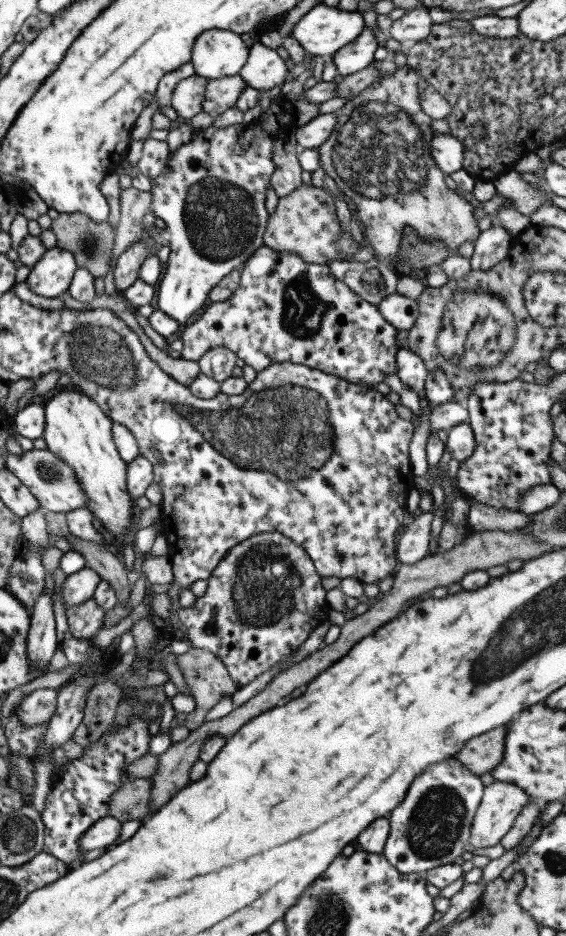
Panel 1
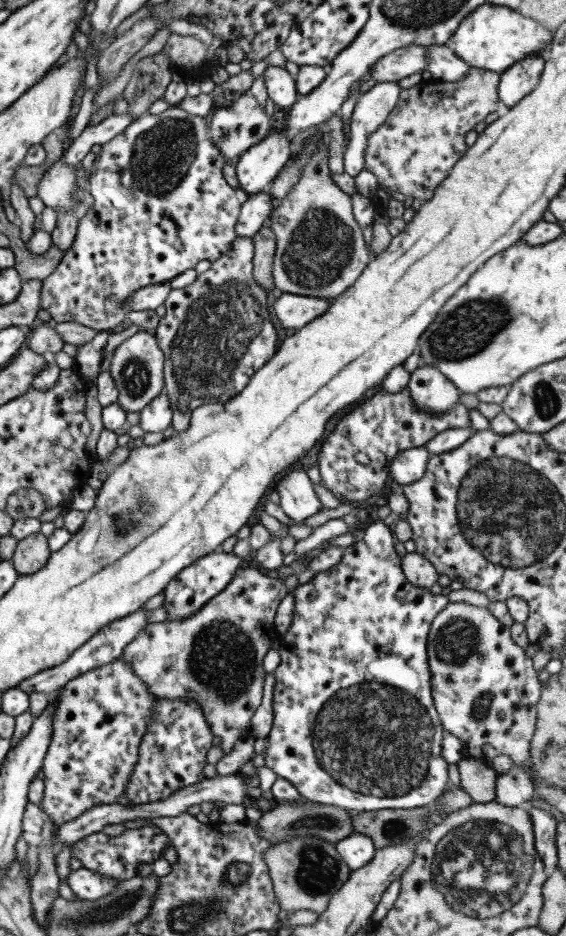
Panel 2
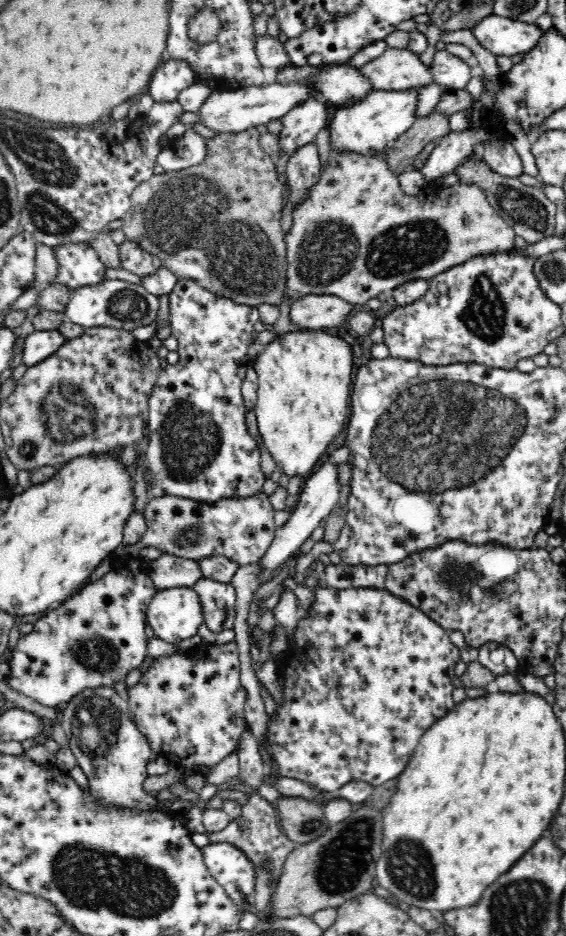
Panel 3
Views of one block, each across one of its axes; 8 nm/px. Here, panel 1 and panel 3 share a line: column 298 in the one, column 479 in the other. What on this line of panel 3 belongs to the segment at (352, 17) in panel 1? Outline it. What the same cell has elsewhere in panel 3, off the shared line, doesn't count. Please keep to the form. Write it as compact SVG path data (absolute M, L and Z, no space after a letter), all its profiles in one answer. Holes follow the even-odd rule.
M490 13L471 28L480 45L496 56L528 53L545 32L528 24Z

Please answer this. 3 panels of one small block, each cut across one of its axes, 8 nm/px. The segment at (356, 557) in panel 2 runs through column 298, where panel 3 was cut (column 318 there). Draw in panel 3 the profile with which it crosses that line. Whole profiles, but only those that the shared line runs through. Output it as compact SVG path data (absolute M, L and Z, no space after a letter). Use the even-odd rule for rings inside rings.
M317 585L310 588L310 591L312 593L311 603L304 616L298 620L294 632L288 636L288 644L285 651L282 652L280 660L281 668L275 668L282 695L281 701L276 701L275 714L269 715L266 713L268 728L262 736L262 740L258 740L258 753L262 757L262 765L269 772L276 769L280 777L300 780L310 785L310 789L314 789L318 793L334 794L342 786L358 781L367 782L374 787L380 786L387 780L392 780L402 774L424 732L438 718L448 714L448 710L452 710L452 706L455 704L452 699L452 692L454 692L452 680L455 676L454 667L461 660L460 649L449 640L447 630L434 622L427 614L418 610L403 598L394 596L388 590L356 588L355 586L340 590L329 585Z

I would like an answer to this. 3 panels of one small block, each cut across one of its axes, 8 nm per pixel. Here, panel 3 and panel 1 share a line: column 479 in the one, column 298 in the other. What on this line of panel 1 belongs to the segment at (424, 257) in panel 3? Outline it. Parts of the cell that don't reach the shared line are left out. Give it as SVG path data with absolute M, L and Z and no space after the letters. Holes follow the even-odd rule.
M302 183L289 194L277 199L277 205L268 216L262 241L275 252L296 254L309 264L327 265L331 260L343 261L343 253L337 251L339 225L335 206L329 192Z

